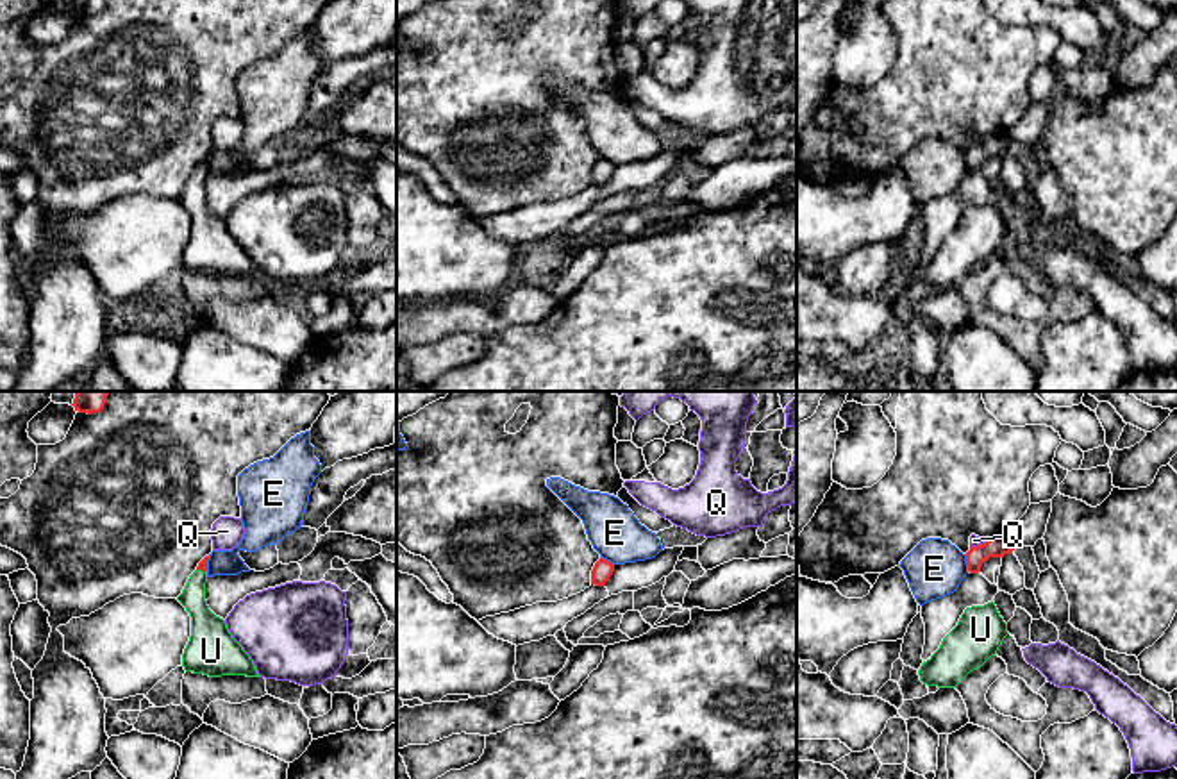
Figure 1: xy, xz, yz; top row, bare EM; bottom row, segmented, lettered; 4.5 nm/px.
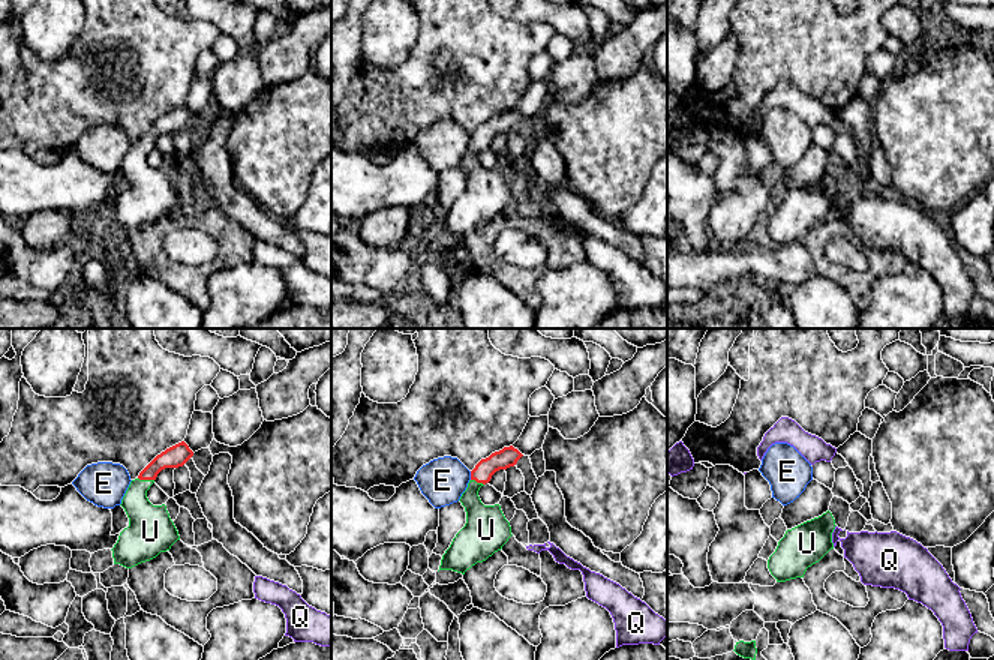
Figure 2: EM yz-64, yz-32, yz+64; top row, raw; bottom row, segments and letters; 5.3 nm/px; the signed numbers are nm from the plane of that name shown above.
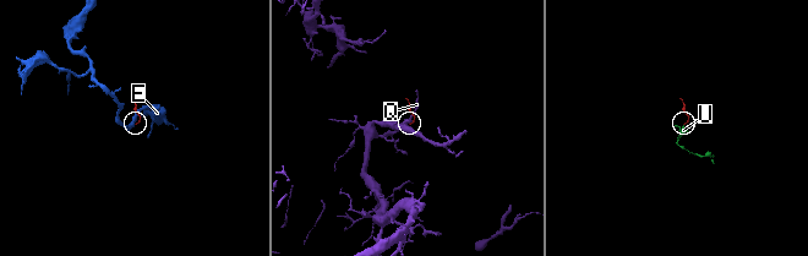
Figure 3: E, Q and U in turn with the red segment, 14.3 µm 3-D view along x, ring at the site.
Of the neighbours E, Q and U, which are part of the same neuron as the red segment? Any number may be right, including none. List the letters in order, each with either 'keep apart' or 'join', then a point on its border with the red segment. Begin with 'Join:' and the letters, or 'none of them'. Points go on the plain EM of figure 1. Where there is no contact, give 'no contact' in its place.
Join: U
E: keep apart | yz (967, 163)
Q: keep apart | yz (979, 145)
U: join | xy (202, 170)

